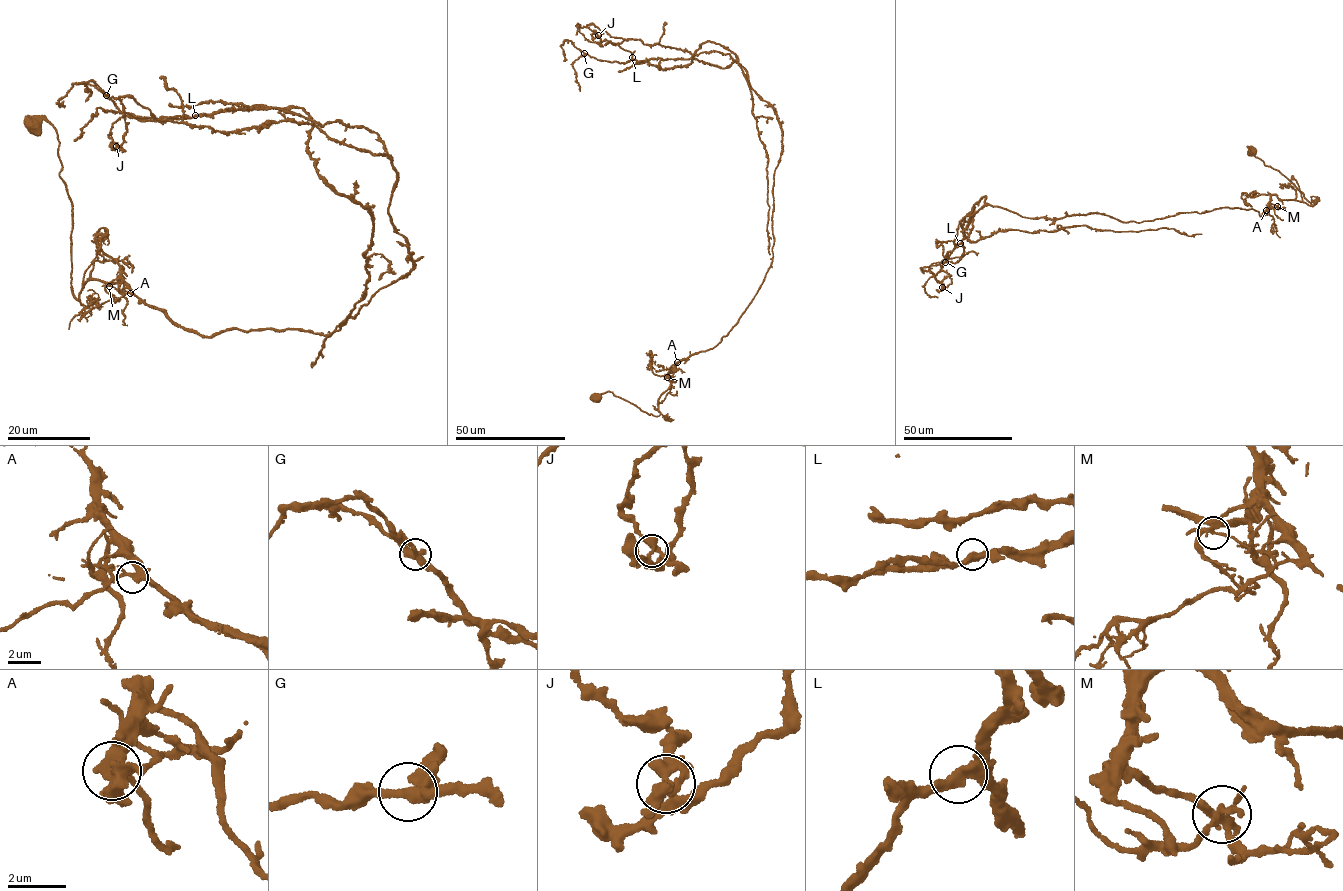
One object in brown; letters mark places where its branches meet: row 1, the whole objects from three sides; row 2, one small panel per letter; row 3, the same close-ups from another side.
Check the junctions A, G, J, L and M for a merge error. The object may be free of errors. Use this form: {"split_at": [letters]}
{"split_at": ["J"]}

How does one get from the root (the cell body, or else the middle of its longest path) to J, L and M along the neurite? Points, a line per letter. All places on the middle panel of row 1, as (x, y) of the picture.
J: (595, 397), (658, 415), (671, 369), (738, 321), (772, 260), (782, 141), (742, 66), (656, 66), (598, 35)
L: (595, 397), (658, 415), (671, 370), (728, 334), (773, 257), (773, 106), (735, 62), (632, 58)
M: (595, 397), (609, 391), (657, 416), (658, 398), (670, 383), (669, 371), (667, 377)

